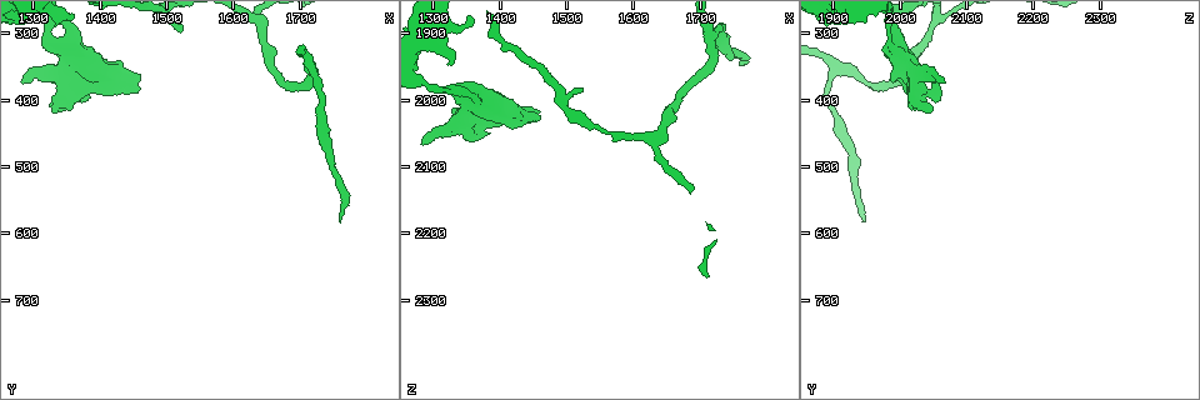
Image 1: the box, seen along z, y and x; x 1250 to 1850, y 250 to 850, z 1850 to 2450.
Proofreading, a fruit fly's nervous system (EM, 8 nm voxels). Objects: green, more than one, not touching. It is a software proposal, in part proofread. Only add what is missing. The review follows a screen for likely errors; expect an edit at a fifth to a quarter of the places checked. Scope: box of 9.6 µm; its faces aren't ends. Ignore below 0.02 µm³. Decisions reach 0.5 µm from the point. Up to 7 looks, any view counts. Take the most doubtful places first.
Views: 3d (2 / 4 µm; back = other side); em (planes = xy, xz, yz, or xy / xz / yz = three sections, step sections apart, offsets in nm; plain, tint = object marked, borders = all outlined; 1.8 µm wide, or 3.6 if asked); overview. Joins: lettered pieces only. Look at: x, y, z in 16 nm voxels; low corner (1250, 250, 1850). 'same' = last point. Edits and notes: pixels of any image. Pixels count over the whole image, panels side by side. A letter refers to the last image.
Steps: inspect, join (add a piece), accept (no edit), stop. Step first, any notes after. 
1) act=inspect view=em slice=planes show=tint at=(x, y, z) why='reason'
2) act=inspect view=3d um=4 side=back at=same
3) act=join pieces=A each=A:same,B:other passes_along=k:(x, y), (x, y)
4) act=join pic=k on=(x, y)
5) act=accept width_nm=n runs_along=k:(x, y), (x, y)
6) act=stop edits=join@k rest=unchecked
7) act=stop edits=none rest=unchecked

act=inspect view=em slice=planes show=tint at=(1760, 585, 1950) why='tapers out'

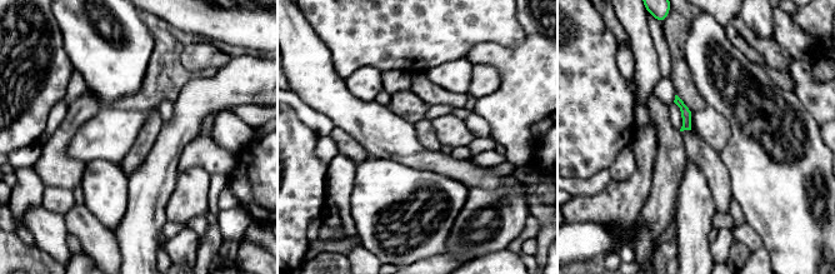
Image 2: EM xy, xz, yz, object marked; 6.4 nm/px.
act=inspect view=em slice=planes show=borders at=same why='what lies round it'

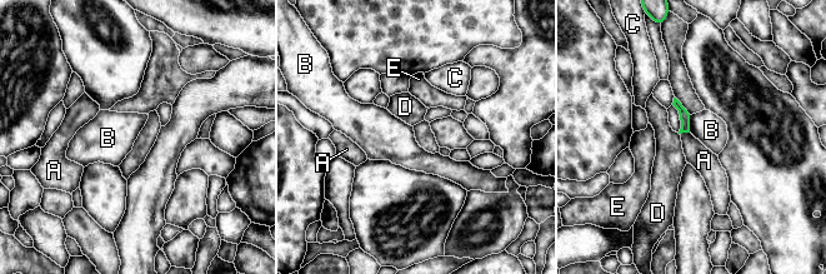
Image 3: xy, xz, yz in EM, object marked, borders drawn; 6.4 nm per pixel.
act=join pieces=A each=A:same,B:other,C:other,D:other,E:other found='the neuron continues'

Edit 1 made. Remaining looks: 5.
act=inspect view=em um=3.6 slice=planes show=borders at=(1520, 290, 1980) why='tapers out'

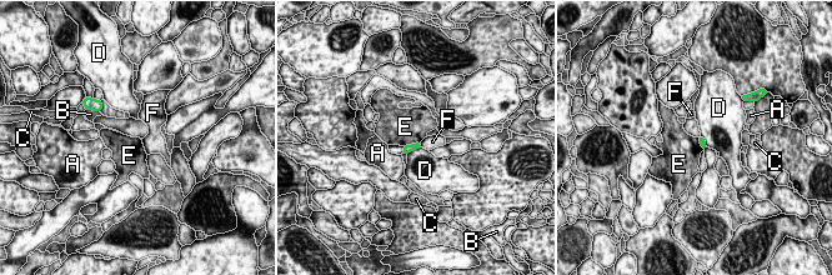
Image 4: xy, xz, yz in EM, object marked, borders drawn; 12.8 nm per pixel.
act=accept each=A:other,B:other,C:other,D:other,E:other,F:other border=4:(420, 141), (404, 146) found='no lettered piece goes on from it'

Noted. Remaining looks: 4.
act=inspect view=3d um=2 at=(1380, 405, 2050) why='branch stops here'

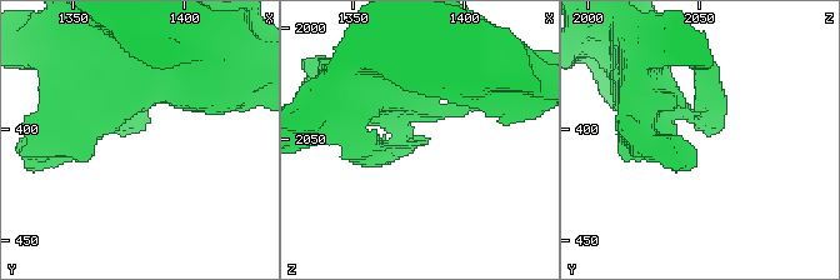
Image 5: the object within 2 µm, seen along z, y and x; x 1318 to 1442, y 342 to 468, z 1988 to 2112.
act=inspect view=em slice=planes show=borders at=(1381, 401, 2053)

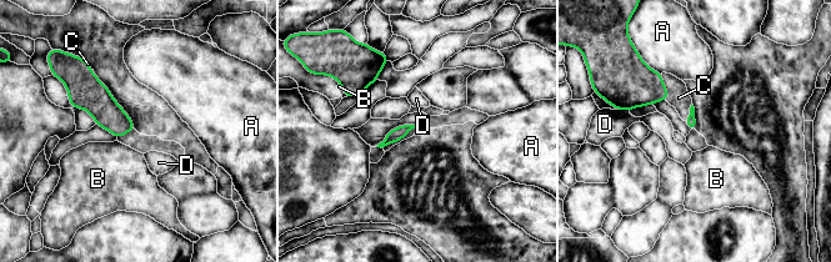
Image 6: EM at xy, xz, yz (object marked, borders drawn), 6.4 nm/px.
act=join pieces=C each=A:other,B:other,C:same,D:other found='it goes on there'

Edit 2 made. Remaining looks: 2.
act=stop edits=join@3,join@6 rest=unchecked

